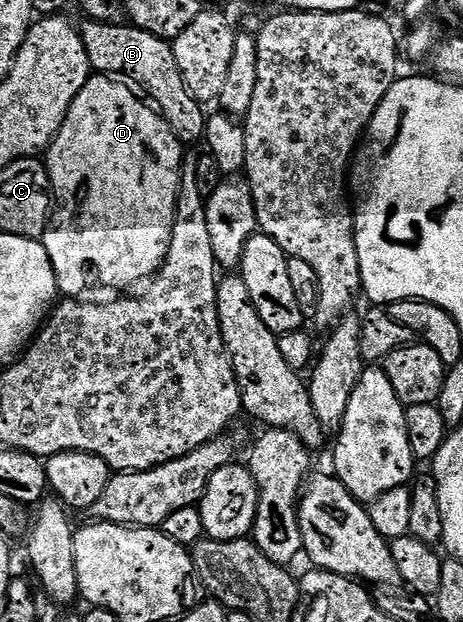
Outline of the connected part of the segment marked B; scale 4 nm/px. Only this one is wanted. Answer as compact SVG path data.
M85 20L83 24L79 26L80 38L86 47L88 64L97 74L111 75L135 89L136 96L163 117L182 143L204 141L206 113L200 110L203 109L201 102L190 95L178 71L178 59L174 59L174 51L169 42L158 39L158 35L150 35L150 31L142 31L131 23L111 25Z

